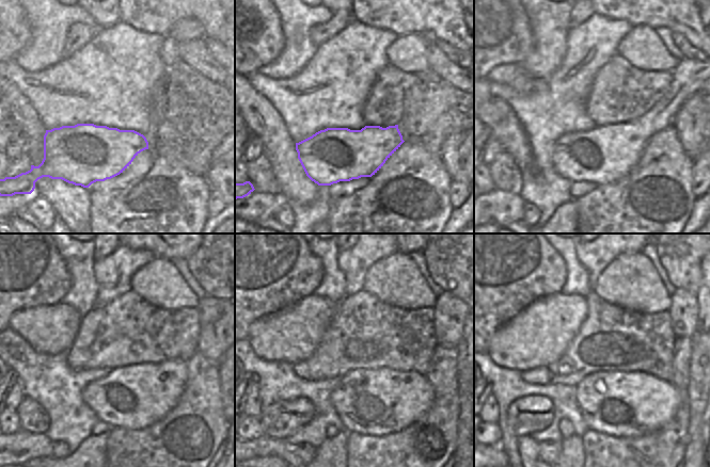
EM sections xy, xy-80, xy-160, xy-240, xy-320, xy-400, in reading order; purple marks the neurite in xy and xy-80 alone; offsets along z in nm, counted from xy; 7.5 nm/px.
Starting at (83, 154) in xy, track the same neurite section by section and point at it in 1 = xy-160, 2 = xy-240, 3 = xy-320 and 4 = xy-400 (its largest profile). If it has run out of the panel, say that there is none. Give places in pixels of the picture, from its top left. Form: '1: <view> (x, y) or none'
1: xy-160 (605, 154)
2: xy-240 (135, 397)
3: xy-320 (377, 402)
4: xy-400 (621, 404)

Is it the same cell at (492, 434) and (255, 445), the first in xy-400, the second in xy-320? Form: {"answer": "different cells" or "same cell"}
{"answer": "different cells"}

